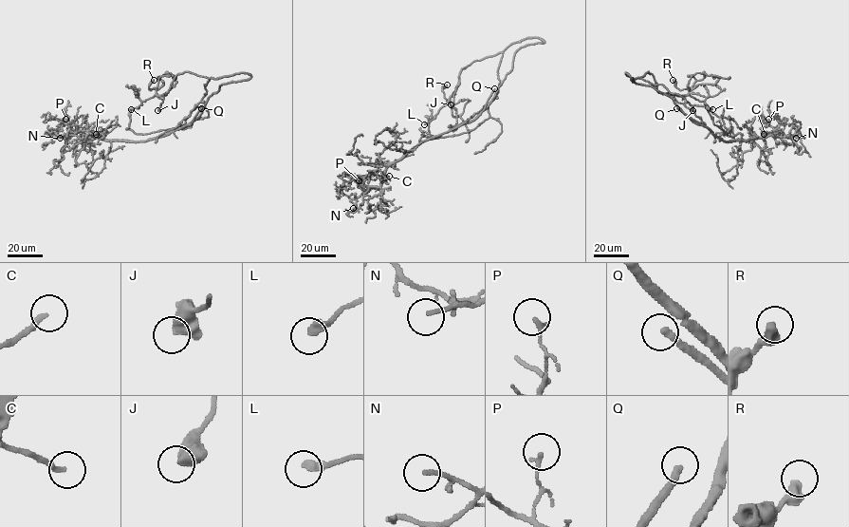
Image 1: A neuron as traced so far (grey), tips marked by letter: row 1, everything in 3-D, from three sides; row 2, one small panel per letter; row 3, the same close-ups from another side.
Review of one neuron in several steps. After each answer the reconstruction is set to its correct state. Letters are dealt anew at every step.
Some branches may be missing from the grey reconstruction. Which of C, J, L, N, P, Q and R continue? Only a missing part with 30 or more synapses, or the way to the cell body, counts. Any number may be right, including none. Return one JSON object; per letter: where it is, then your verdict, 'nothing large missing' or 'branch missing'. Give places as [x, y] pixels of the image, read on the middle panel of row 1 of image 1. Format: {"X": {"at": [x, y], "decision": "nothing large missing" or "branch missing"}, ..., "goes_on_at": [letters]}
{"C": {"at": [389, 176], "decision": "branch missing"}, "J": {"at": [451, 104], "decision": "nothing large missing"}, "L": {"at": [424, 124], "decision": "nothing large missing"}, "N": {"at": [353, 208], "decision": "nothing large missing"}, "P": {"at": [359, 180], "decision": "nothing large missing"}, "Q": {"at": [494, 88], "decision": "branch missing"}, "R": {"at": [447, 84], "decision": "nothing large missing"}, "goes_on_at": ["C", "Q"]}

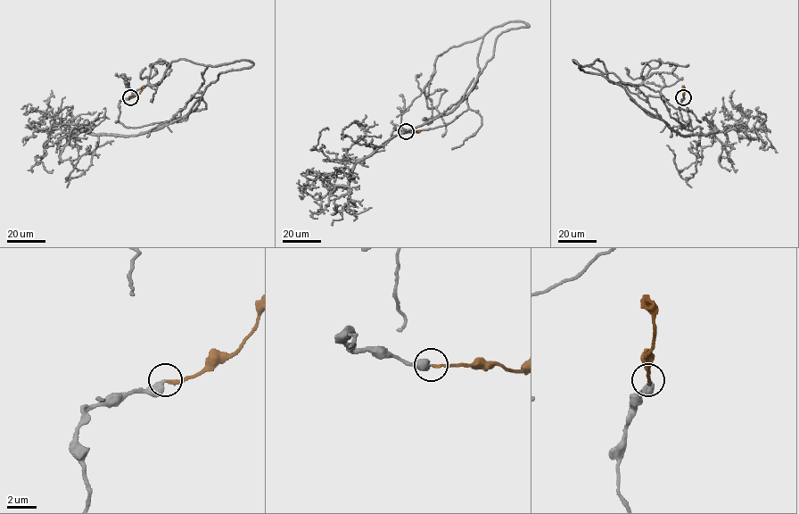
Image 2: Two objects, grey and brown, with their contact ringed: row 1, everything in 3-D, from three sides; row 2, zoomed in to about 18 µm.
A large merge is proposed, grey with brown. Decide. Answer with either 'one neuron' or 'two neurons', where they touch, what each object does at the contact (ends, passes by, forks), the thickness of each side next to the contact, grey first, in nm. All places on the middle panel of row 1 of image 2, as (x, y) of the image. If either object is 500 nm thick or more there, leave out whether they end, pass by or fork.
one neuron | (406, 131) | grey ends | brown ends | 440/200 nm

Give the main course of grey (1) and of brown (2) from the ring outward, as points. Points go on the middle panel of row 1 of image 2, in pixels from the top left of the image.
1: (406, 131), (465, 111), (482, 37), (529, 25), (346, 186), (315, 199), (298, 179)
2: (406, 131), (420, 130)

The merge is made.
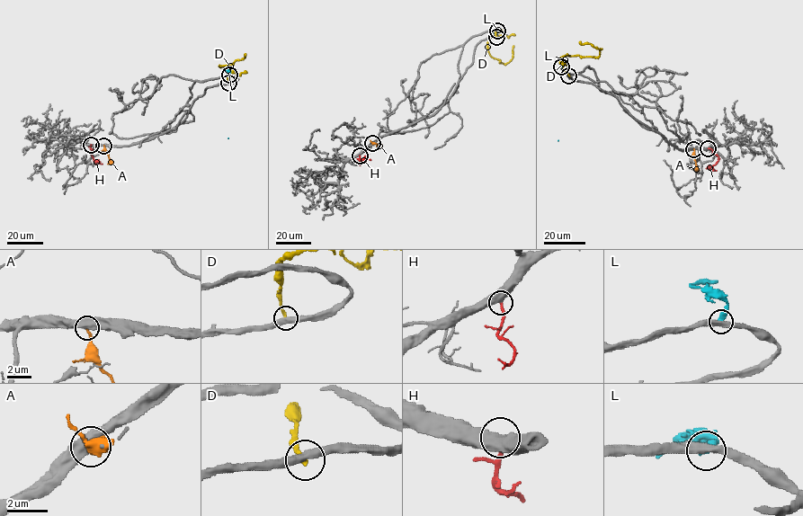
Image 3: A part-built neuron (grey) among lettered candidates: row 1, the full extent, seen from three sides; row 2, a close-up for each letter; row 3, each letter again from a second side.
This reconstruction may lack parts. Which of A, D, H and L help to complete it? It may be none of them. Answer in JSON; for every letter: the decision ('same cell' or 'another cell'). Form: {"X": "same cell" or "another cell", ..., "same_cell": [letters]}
{"A": "another cell", "D": "another cell", "H": "same cell", "L": "another cell", "same_cell": ["H"]}

